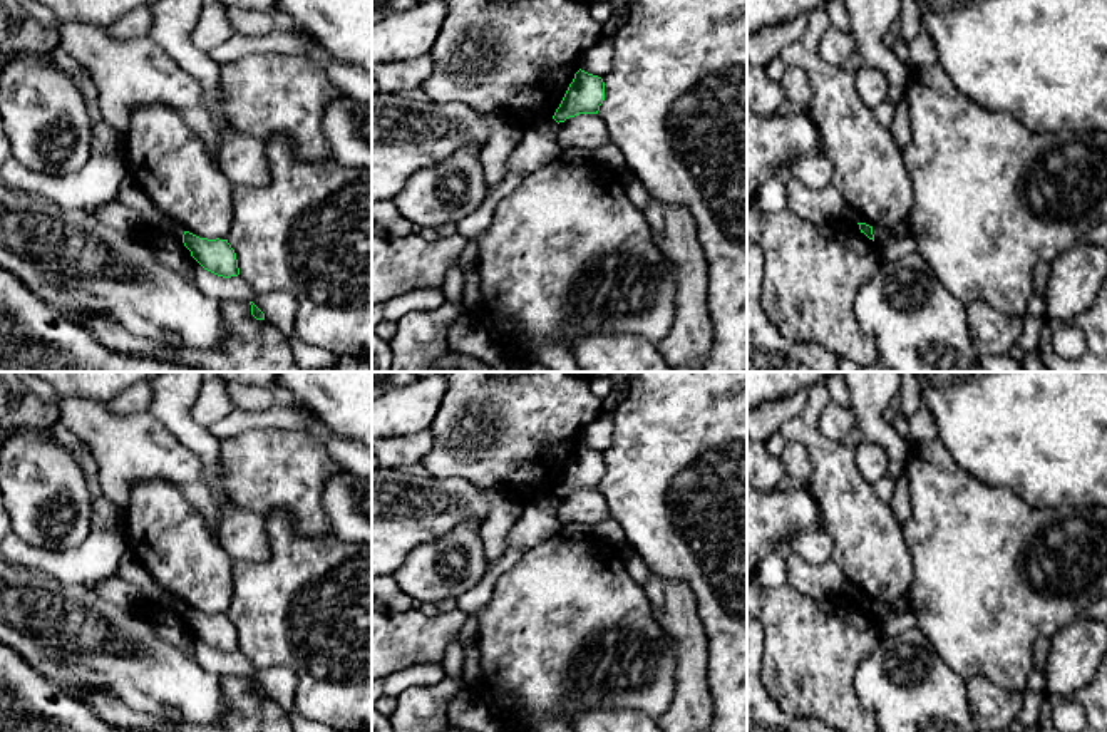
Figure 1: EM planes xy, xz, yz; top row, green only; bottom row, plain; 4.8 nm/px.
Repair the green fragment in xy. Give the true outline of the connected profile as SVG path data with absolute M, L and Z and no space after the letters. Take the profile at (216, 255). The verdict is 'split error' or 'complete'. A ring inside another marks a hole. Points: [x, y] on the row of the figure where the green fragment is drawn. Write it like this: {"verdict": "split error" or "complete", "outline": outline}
{"verdict": "complete", "outline": "M184 231L183 243L204 270L223 278L239 275L236 253L228 240L208 240Z"}

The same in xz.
{"verdict": "complete", "outline": "M578 70L569 84L553 119L559 124L579 114L598 114L605 101L605 82L601 77Z"}

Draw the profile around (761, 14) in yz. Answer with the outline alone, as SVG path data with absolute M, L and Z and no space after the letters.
M747 0L747 35L827 3L829 0Z

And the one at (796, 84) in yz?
M787 65L779 82L785 97L795 106L795 111L809 112L812 89L806 70L799 65Z

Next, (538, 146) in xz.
M554 119L523 126L519 142L506 161L506 176L528 176L539 168L558 161L561 147L556 141L558 122Z

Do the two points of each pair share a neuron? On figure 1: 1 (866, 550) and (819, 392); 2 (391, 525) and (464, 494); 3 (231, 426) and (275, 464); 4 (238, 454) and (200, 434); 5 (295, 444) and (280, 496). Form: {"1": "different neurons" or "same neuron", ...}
{"1": "same neuron", "2": "same neuron", "3": "different neurons", "4": "different neurons", "5": "same neuron"}

